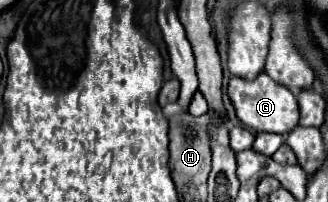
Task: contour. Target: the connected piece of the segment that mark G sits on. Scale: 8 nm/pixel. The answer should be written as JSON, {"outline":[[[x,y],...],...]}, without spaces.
{"outline":[[[260,73],[254,81],[242,81],[238,77],[232,77],[228,83],[228,97],[236,109],[238,119],[254,131],[278,133],[288,137],[288,133],[298,125],[296,97],[284,85],[278,85],[276,81],[272,81],[266,73]]]}

